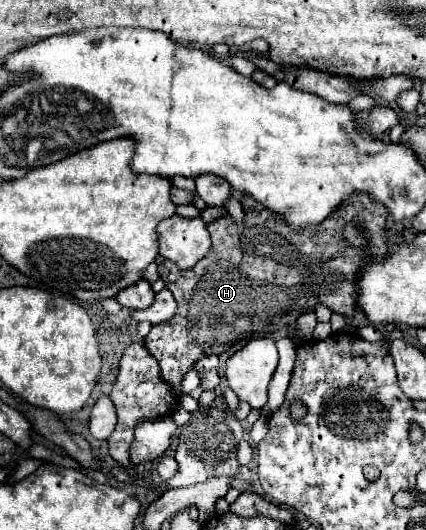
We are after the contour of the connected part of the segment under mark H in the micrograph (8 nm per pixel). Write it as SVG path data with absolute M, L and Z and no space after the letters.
M355 192L341 204L327 220L317 224L315 228L295 232L289 228L287 220L283 216L271 212L269 208L263 208L257 200L251 200L251 196L241 198L245 218L243 222L235 222L229 214L221 216L219 220L213 220L207 224L207 230L211 234L211 252L195 268L181 270L177 264L169 260L161 260L157 266L159 278L165 282L165 286L173 292L173 298L177 302L175 316L163 324L157 324L151 328L151 332L145 338L145 348L159 360L159 368L163 372L163 380L171 386L179 386L183 380L183 374L193 370L195 362L209 354L223 354L231 348L241 348L241 344L247 344L255 336L265 336L275 330L281 330L289 324L293 324L301 314L311 312L313 306L321 300L329 310L351 316L355 310L355 276L361 270L361 264L365 262L365 250L349 248L341 240L341 230L347 222L359 222L367 228L367 236L371 240L367 252L375 258L383 258L383 254L389 250L387 242L387 208L383 204L375 204L371 196L365 192Z

